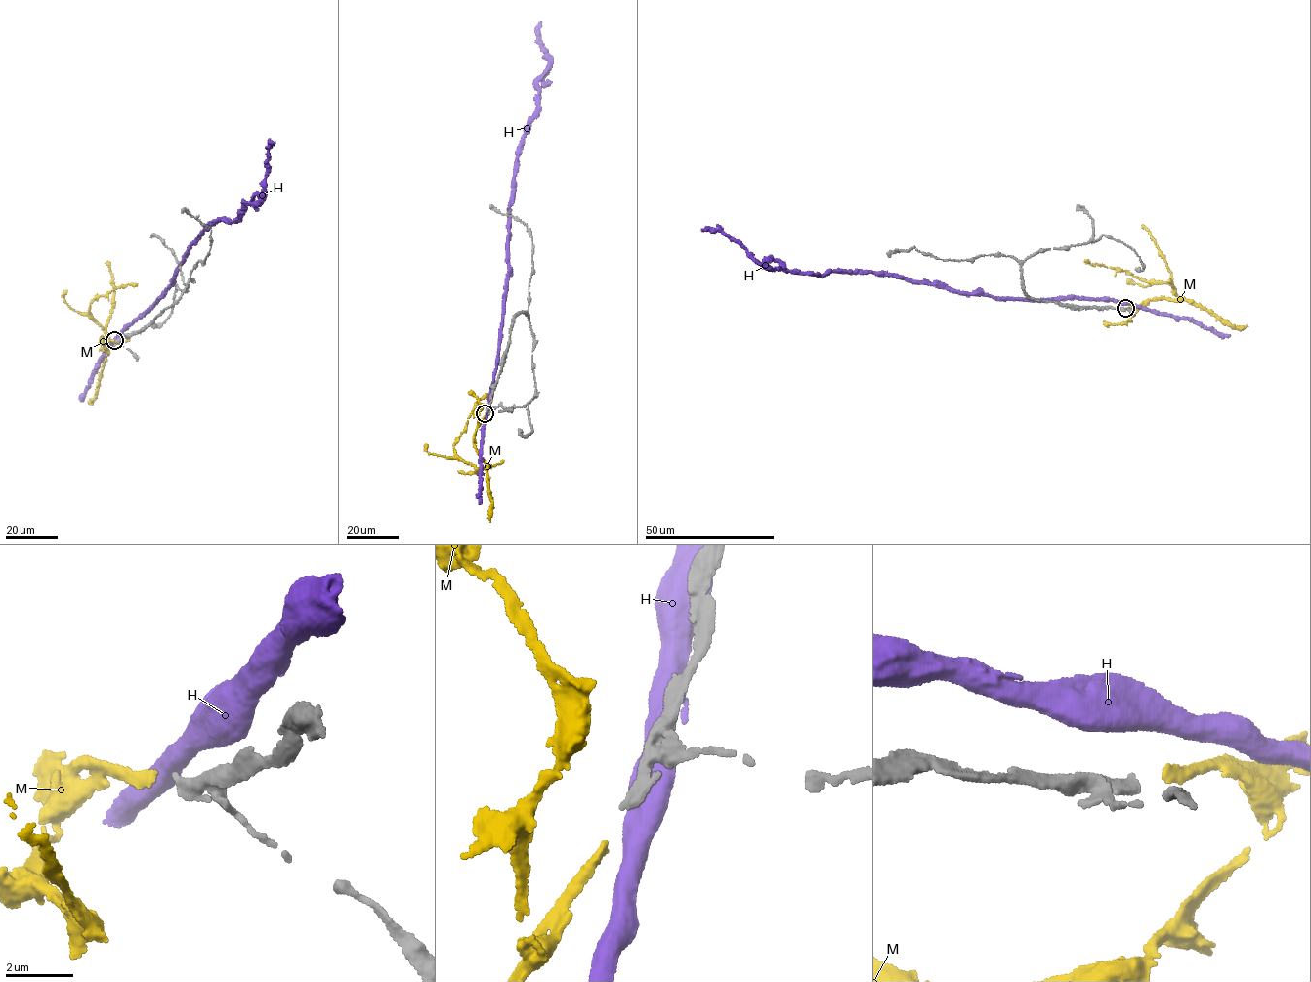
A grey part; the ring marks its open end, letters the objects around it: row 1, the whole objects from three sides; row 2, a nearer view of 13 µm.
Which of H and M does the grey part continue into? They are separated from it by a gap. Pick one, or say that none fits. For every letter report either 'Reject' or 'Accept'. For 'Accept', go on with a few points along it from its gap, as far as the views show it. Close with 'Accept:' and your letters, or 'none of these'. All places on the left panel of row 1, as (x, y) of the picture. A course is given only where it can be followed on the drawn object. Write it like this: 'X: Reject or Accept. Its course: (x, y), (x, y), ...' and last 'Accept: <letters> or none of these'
H: Reject
M: Accept. Its course: (113, 340), (102, 337), (108, 352), (108, 338), (89, 312), (90, 303), (122, 284), (137, 284)
Accept: M

